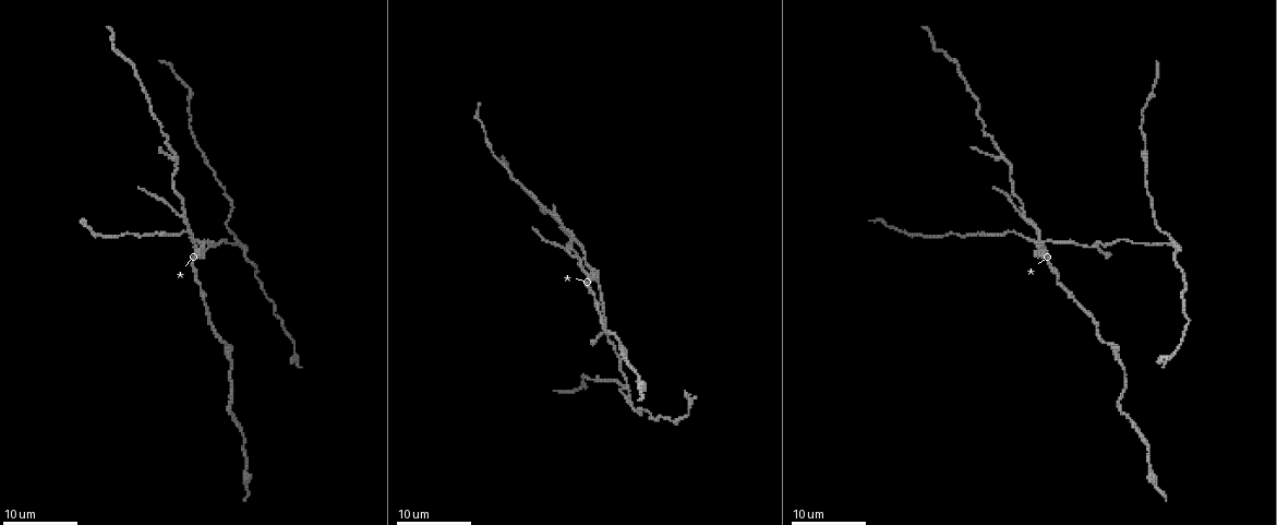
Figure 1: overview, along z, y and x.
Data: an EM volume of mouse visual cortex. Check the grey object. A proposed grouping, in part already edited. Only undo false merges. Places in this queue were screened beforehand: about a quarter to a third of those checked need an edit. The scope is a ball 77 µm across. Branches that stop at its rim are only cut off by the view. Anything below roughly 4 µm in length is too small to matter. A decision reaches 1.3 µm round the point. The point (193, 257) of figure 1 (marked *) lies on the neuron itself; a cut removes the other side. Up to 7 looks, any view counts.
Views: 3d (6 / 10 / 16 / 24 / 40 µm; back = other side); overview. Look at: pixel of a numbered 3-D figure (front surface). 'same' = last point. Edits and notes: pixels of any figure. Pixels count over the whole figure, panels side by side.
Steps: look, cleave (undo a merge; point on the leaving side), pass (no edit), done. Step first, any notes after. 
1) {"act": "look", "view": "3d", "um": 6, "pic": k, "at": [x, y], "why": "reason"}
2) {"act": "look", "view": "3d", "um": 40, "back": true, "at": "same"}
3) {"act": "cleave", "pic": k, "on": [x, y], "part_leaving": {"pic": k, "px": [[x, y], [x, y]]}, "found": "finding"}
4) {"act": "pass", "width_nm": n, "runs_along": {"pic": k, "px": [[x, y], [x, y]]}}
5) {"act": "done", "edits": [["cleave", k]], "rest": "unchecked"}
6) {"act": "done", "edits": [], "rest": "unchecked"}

{"act": "look", "view": "3d", "um": 10, "pic": 1, "at": [576, 257], "why": "small branch off a trunk"}

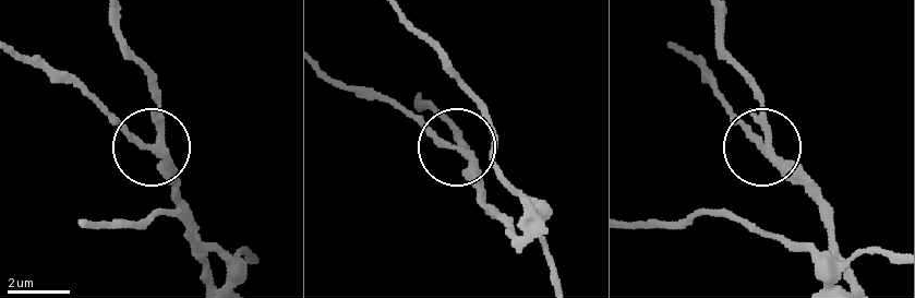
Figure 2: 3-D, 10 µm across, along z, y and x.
{"act": "cleave", "pic": 2, "on": [125, 126], "part_leaving": {"pic": 2, "px": [[156, 151], [17, 57]]}, "found": "two neurons meet here"}

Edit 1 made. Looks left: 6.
{"act": "look", "view": "overview"}

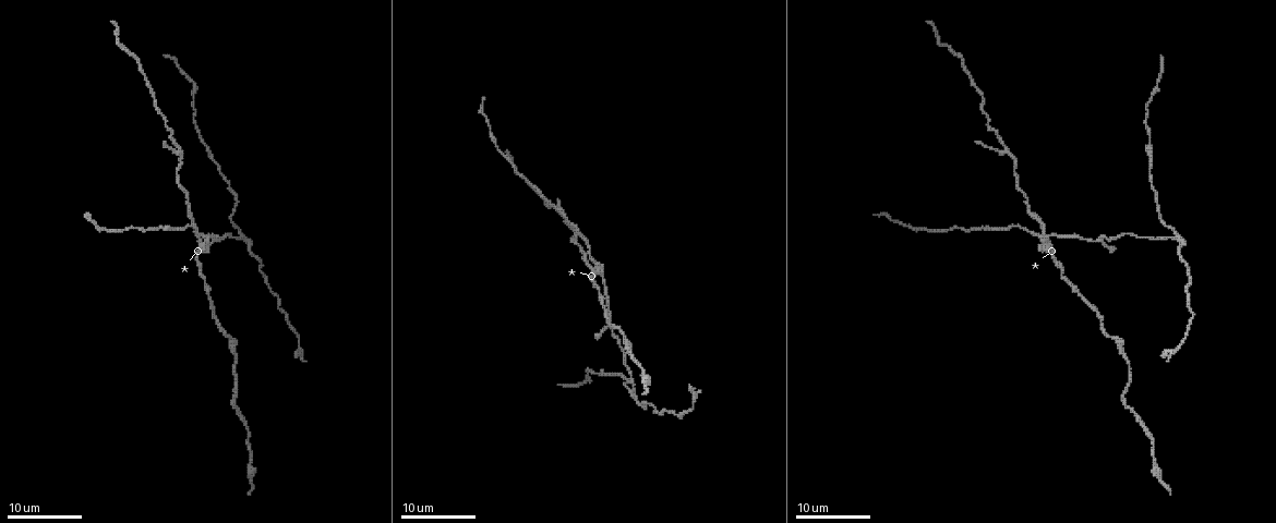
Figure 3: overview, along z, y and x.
{"act": "look", "view": "3d", "um": 16, "pic": 3, "at": [1044, 240], "why": "three arms meet"}

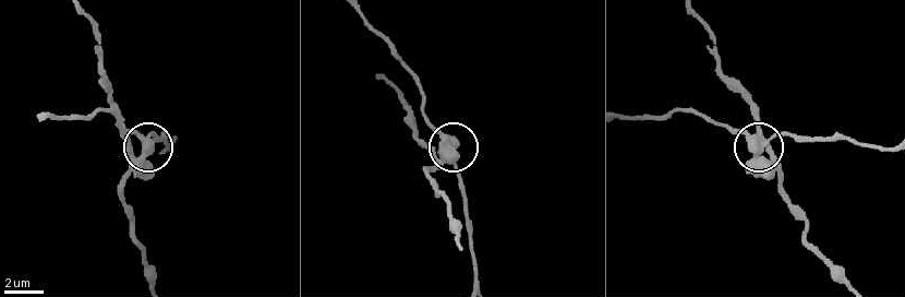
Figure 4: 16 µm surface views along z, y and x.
{"act": "cleave", "pic": 4, "on": [132, 131], "part_leaving": {"pic": 4, "px": [[757, 153], [780, 135], [853, 140], [892, 150]]}, "found": "two neurons meet here"}

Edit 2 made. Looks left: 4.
{"act": "look", "view": "overview"}

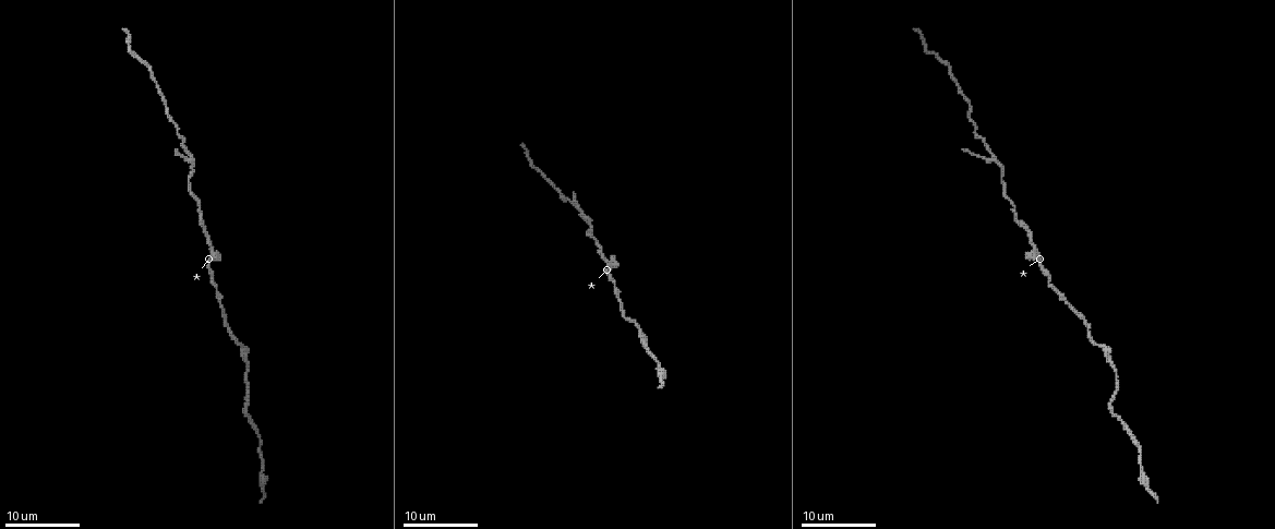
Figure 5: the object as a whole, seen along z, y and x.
{"act": "look", "view": "3d", "um": 10, "pic": 5, "at": [588, 222], "why": "branch point"}

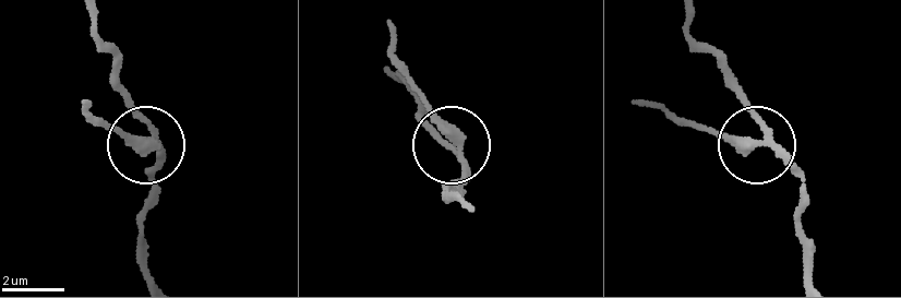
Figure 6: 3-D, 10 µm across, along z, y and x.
{"act": "cleave", "pic": 6, "on": [129, 145], "arms": 3, "part_leaving": {"pic": 6, "px": [[155, 146], [110, 126], [84, 99]]}, "found": "a second neuron is stuck on"}

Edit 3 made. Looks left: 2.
{"act": "done", "edits": [["cleave", 2], ["cleave", 4], ["cleave", 6]], "rest": "unchecked"}

